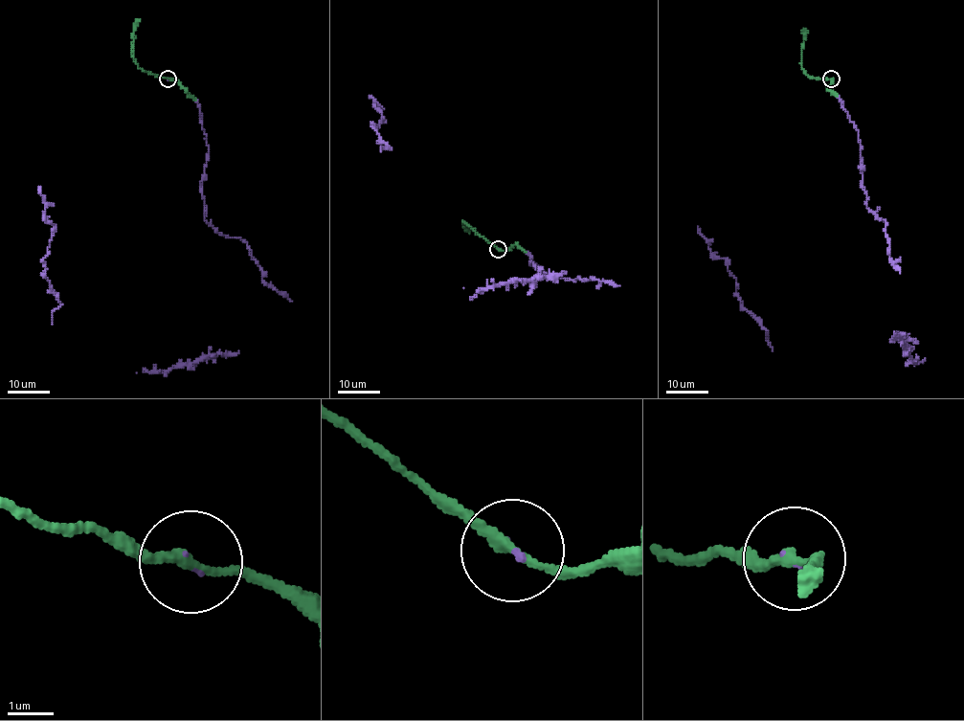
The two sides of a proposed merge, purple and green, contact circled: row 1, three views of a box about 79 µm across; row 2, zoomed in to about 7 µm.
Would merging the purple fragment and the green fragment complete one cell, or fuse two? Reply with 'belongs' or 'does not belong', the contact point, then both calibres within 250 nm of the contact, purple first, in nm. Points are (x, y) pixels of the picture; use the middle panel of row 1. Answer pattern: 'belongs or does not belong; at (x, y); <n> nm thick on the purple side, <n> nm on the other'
belongs; at (498, 249); 60 nm thick on the purple side, 220 nm on the other

